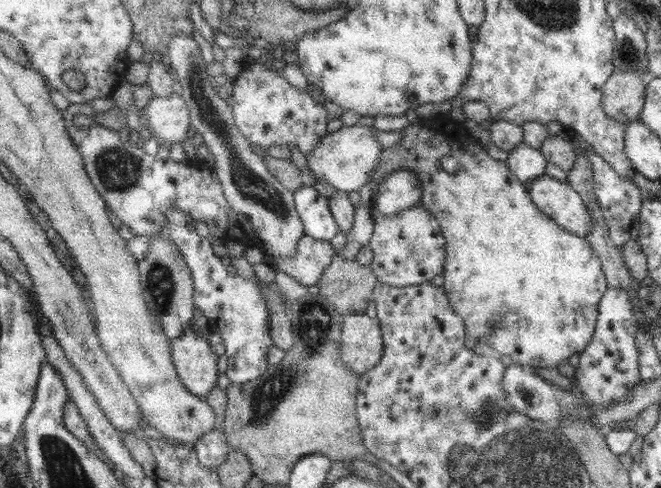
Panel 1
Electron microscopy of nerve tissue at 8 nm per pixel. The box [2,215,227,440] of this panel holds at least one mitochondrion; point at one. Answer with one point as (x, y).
(161, 280)

